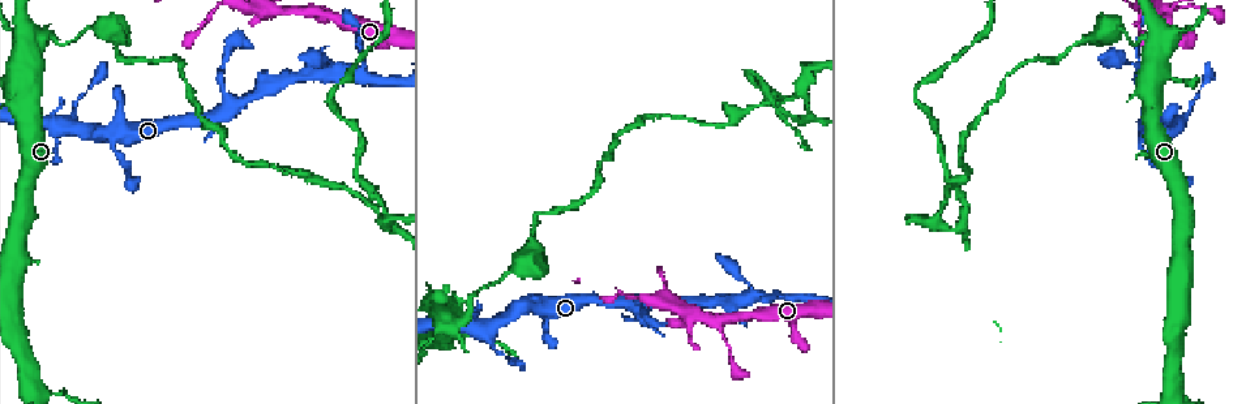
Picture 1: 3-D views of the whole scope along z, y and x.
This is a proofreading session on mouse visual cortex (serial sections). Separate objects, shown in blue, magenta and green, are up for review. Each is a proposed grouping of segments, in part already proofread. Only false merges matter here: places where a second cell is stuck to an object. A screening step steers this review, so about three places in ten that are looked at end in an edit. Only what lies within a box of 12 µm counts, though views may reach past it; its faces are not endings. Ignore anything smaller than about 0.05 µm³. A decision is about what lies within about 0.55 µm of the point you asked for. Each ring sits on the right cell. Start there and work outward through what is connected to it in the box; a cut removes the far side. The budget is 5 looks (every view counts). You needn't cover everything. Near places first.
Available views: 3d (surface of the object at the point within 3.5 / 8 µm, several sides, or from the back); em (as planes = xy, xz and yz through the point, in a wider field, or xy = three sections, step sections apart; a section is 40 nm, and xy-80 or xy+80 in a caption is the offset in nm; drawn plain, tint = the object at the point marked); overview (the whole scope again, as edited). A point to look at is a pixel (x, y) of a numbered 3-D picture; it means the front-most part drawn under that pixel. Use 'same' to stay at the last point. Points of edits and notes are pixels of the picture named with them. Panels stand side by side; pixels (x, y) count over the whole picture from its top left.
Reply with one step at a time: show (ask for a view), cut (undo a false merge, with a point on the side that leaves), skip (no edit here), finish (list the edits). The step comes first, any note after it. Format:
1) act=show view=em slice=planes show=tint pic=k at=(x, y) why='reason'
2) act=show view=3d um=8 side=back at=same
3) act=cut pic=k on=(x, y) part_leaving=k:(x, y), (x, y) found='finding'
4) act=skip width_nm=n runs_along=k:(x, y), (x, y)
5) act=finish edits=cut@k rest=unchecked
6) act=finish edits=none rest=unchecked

act=show view=3d um=3.5 pic=1 at=(334, 72) why='abrupt turn'

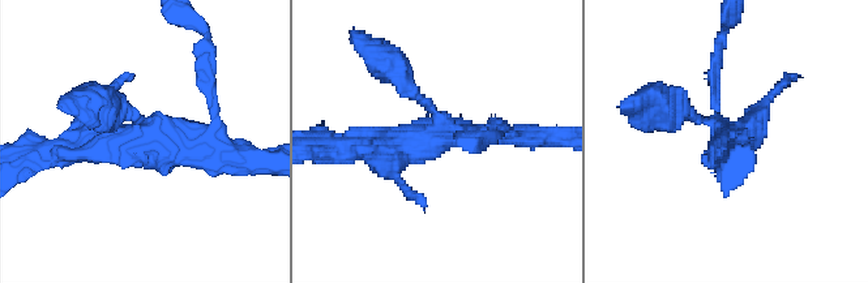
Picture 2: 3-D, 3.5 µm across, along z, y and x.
act=show view=em slice=xy step=1 show=tint pic=2 at=(149, 140) why='shape alone is not enough'

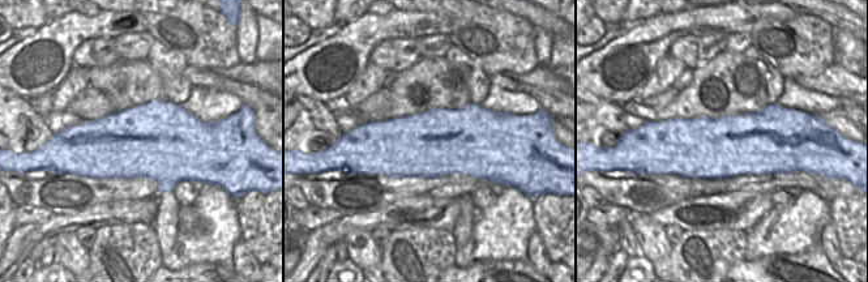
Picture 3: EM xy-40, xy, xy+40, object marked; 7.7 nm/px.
act=skip found='continuous, no second cell'

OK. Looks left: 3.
act=show view=3d um=3.5 pic=1 at=(113, 132)

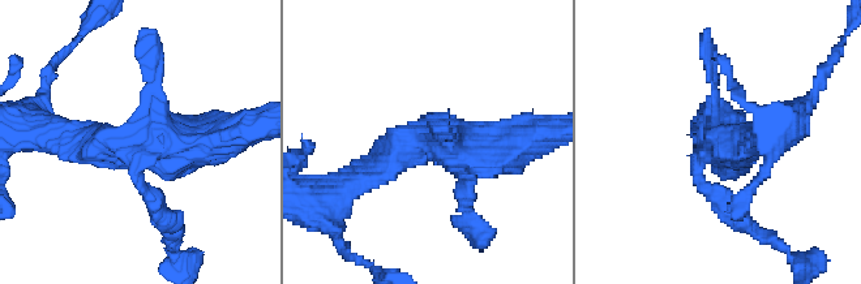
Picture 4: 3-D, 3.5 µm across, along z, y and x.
act=show view=em slice=xy step=5 show=tint pic=4 at=(430, 138) why='need the tissue'

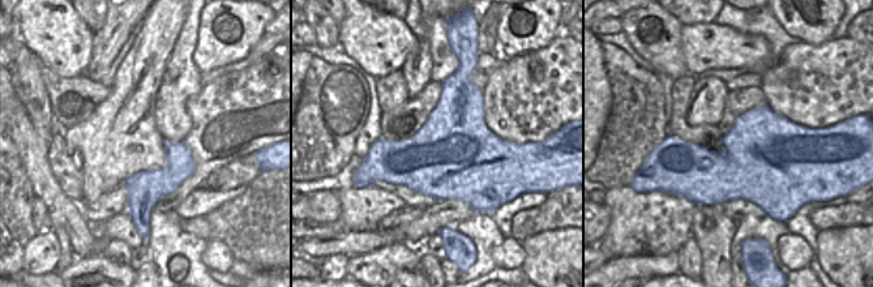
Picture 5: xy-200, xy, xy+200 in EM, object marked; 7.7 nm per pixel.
act=skip runs_along=4:(512, 150), (420, 140), (352, 184) found='all the same cell'

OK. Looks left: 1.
act=finish edits=none rest=unchecked

